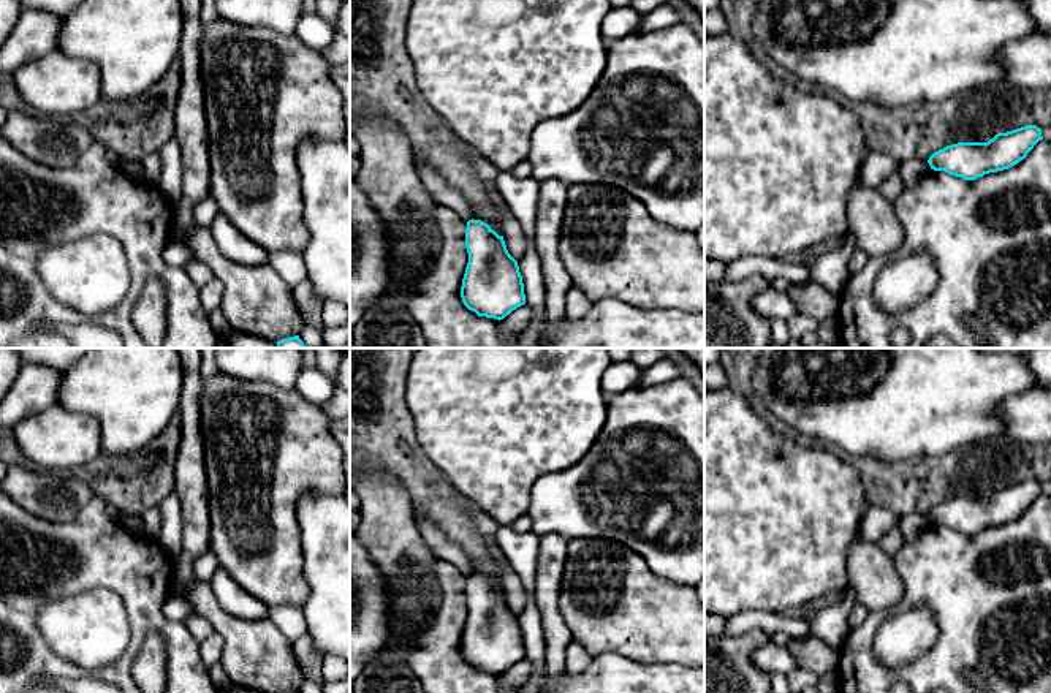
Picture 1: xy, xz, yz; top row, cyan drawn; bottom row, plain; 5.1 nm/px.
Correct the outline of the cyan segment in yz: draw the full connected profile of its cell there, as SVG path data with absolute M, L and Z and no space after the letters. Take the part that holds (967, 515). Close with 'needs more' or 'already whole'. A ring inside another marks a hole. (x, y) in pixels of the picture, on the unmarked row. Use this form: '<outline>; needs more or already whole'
M1026 479L997 487L988 497L958 497L934 506L928 517L934 525L945 525L964 535L975 535L1018 519L1042 495L1042 483Z; already whole

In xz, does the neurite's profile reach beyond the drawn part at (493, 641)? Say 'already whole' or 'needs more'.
already whole

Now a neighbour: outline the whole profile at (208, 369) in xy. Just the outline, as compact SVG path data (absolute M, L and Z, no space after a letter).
M201 348L199 375L203 381L212 378L217 372L215 348Z

